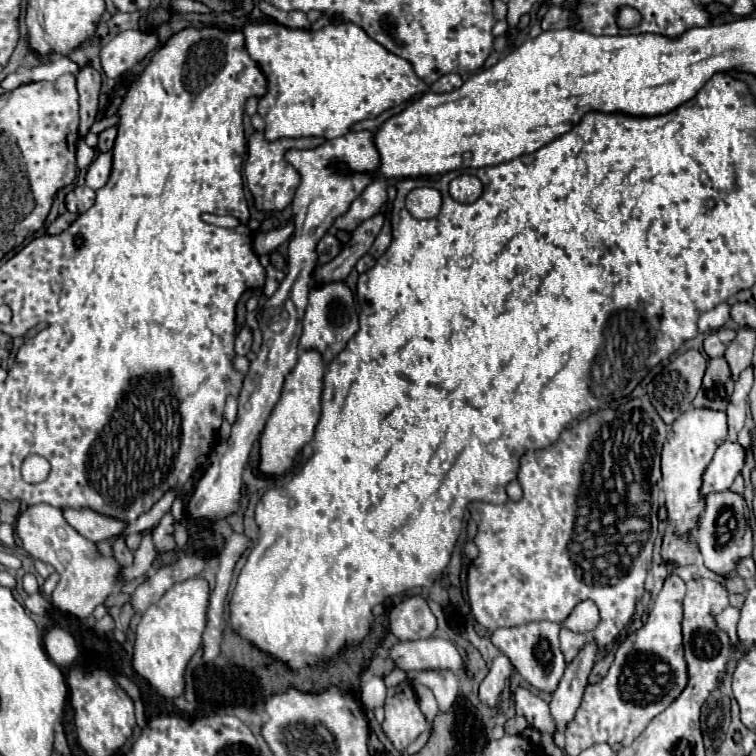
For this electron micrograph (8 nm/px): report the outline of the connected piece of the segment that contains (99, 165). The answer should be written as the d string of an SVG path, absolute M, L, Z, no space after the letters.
M99 153L95 161L89 165L89 171L85 175L85 185L97 191L107 183L109 173L111 173L111 153Z

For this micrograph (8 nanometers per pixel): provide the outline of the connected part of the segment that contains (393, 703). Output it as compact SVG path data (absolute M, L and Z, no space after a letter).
M407 681L387 691L385 721L381 727L399 751L403 751L423 731L427 731L425 715L421 713L415 691Z

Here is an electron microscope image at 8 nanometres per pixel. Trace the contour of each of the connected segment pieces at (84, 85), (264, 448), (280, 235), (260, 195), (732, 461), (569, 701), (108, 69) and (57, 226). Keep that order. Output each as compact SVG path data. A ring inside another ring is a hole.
M89 65L79 69L79 73L77 73L77 91L79 91L79 117L81 117L81 127L83 127L83 129L79 129L81 137L87 135L89 127L95 121L99 89L101 89L99 71L95 71Z
M305 351L299 355L297 365L289 371L283 383L281 399L271 411L265 429L259 439L259 465L257 471L269 477L281 476L294 466L295 455L313 439L315 425L319 423L317 407L321 405L321 391L323 391L323 373L325 363L317 351Z
M293 221L283 227L283 229L273 229L269 233L257 233L253 237L253 249L259 253L259 255L265 255L265 253L271 253L275 251L281 243L285 243L289 237L293 235Z
M251 137L251 151L247 155L247 163L245 163L245 177L247 177L247 185L255 197L255 205L259 211L283 211L287 205L291 205L293 193L299 185L299 173L295 171L293 165L289 165L283 157L283 153L287 149L309 149L309 147L317 147L323 143L323 139L313 139L313 137L305 137L305 139L277 139L273 143L265 141L263 137Z
M725 441L721 447L717 447L713 461L703 473L703 487L701 497L707 497L709 493L721 493L731 487L735 477L745 465L745 449L739 443Z
M585 643L583 649L579 651L579 655L571 663L567 663L563 679L559 681L557 689L551 693L553 699L551 699L549 707L551 707L551 715L557 723L557 733L553 735L557 747L565 745L563 729L573 719L577 707L581 705L581 695L585 691L591 667L597 659L597 651L599 651L597 643Z
M123 31L111 39L101 49L101 65L107 77L115 79L141 61L151 49L159 45L157 35L147 35L147 31Z
M63 213L63 215L59 215L59 217L47 227L47 233L49 233L49 235L55 235L55 233L65 231L75 219L77 219L77 215L73 215L73 213Z

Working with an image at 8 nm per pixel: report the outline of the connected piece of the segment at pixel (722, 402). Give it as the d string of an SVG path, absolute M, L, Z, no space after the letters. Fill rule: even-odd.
M725 357L709 359L707 371L703 377L703 387L693 399L695 407L709 407L717 411L725 411L733 393L733 377Z

